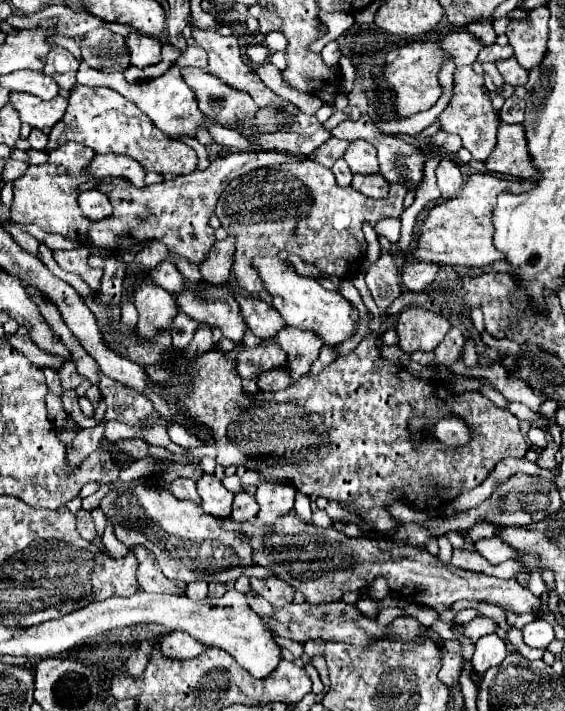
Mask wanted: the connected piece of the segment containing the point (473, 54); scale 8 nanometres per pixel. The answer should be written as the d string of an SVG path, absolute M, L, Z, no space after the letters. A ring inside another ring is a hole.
M458 30L458 32L444 36L440 40L440 46L454 58L456 66L474 64L478 58L478 52L482 50L482 42L466 30Z

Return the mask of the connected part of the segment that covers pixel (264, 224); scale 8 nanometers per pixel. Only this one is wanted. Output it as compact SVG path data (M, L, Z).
M304 160L304 162L286 162L270 168L258 168L250 174L244 174L228 184L224 194L218 200L216 206L216 216L222 222L222 228L228 232L228 236L236 238L236 254L234 254L234 276L236 282L246 290L246 292L260 292L262 282L258 274L252 270L250 262L254 256L276 256L278 252L294 252L300 254L306 262L314 264L318 270L322 270L330 278L340 278L340 280L352 280L362 266L362 256L366 254L366 240L362 236L362 222L368 220L376 224L382 218L396 218L404 212L402 200L406 194L406 186L400 184L390 184L390 192L384 200L374 200L368 198L356 190L340 188L336 184L336 178L330 168L320 166L314 160Z

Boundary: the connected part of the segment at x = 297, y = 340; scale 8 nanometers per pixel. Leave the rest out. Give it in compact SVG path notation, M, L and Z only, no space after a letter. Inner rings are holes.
M286 326L272 340L276 340L282 346L282 350L288 352L288 362L290 368L296 370L296 378L308 374L312 362L320 354L320 348L324 346L320 338L316 338L316 334L312 334L310 330L296 330L290 326Z

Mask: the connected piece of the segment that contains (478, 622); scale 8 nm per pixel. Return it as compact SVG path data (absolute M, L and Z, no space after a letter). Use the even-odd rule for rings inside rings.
M478 616L478 618L472 620L470 624L458 626L456 630L458 630L458 632L464 632L466 636L470 636L470 638L476 642L478 638L482 638L482 636L486 636L486 634L496 632L496 628L498 628L498 624L496 624L492 618L488 618L488 616Z

